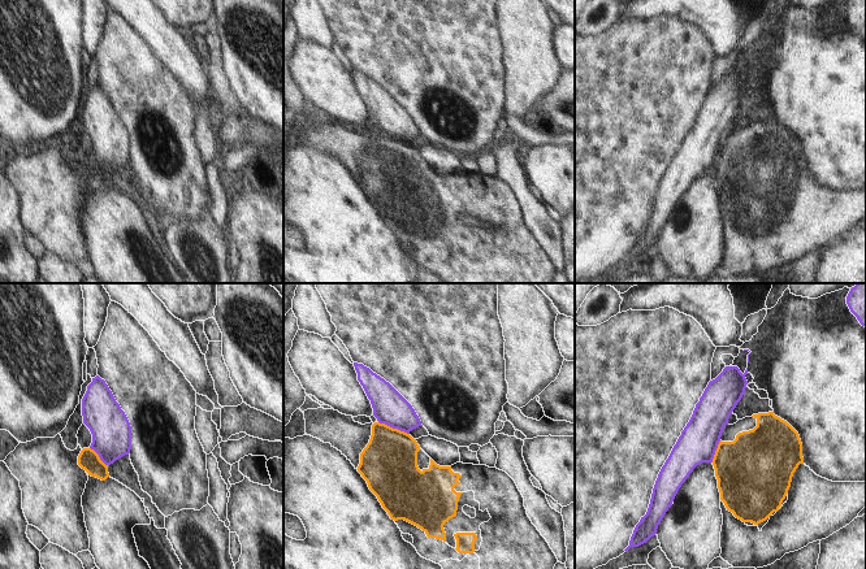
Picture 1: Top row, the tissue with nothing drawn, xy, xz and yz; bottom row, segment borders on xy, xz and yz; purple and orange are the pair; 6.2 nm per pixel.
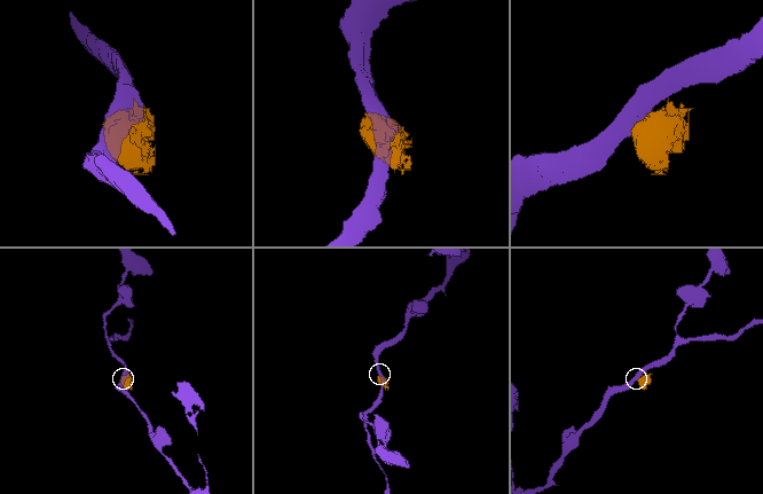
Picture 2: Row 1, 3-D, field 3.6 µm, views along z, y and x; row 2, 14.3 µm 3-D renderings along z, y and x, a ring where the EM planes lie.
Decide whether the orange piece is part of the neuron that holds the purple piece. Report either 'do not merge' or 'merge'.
do not merge

